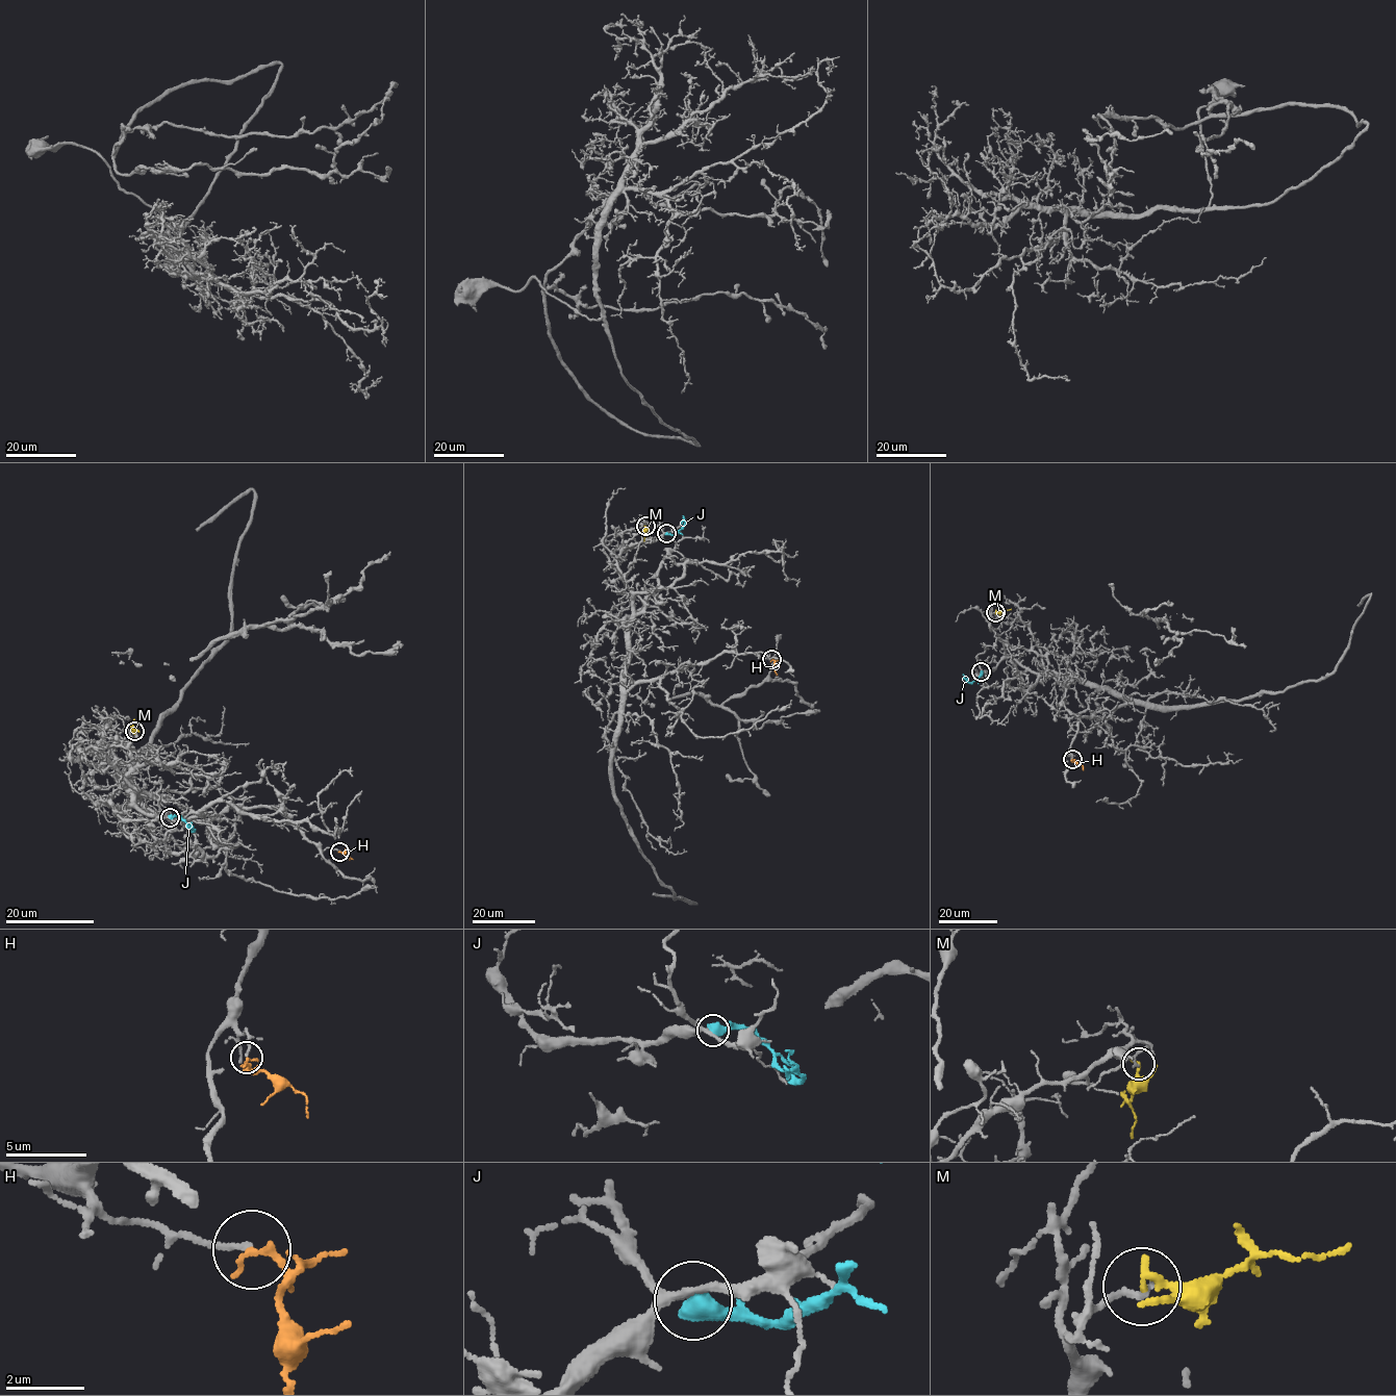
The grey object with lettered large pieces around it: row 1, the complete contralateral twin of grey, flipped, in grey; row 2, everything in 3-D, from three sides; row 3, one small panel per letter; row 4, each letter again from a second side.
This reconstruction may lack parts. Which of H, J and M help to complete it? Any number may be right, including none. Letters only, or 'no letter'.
H

